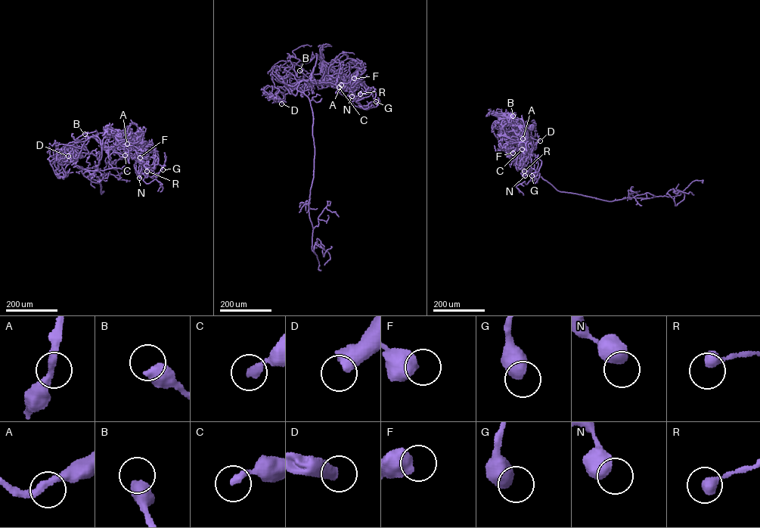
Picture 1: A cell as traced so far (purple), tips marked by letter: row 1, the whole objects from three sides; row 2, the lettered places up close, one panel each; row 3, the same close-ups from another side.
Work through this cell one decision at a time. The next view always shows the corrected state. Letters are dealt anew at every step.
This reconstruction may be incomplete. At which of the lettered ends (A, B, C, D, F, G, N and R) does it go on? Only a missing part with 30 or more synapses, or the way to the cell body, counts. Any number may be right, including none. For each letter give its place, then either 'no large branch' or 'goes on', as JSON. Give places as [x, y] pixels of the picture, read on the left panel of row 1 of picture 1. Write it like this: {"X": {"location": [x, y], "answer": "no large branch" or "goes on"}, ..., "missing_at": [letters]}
{"A": {"location": [127, 144], "answer": "no large branch"}, "B": {"location": [85, 134], "answer": "no large branch"}, "C": {"location": [125, 155], "answer": "no large branch"}, "D": {"location": [68, 156], "answer": "goes on"}, "F": {"location": [140, 157], "answer": "no large branch"}, "G": {"location": [162, 169], "answer": "no large branch"}, "N": {"location": [139, 178], "answer": "no large branch"}, "R": {"location": [147, 171], "answer": "no large branch"}, "missing_at": ["D"]}

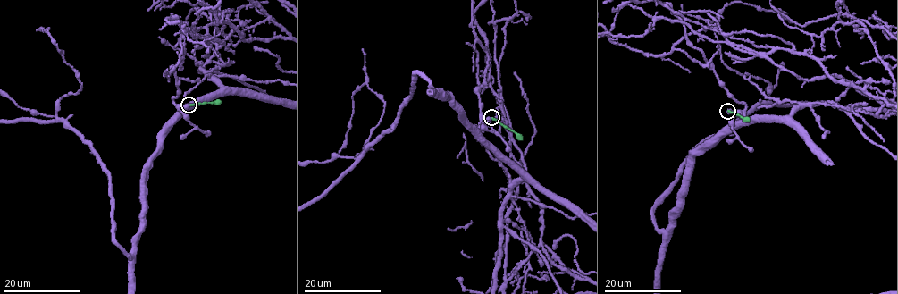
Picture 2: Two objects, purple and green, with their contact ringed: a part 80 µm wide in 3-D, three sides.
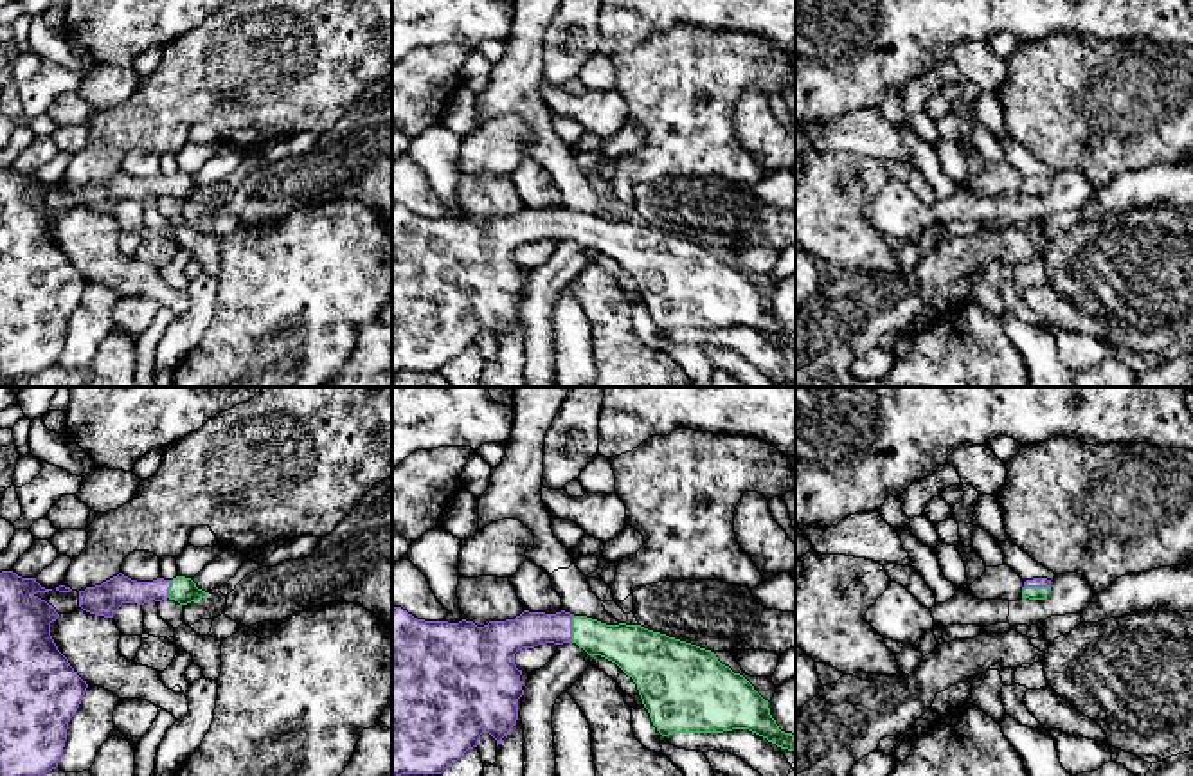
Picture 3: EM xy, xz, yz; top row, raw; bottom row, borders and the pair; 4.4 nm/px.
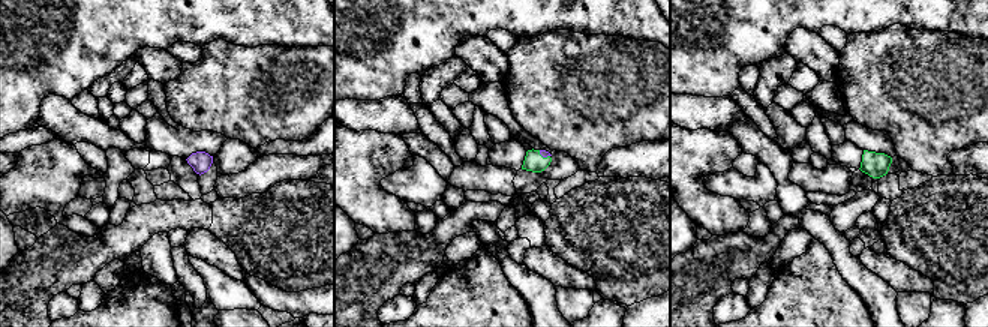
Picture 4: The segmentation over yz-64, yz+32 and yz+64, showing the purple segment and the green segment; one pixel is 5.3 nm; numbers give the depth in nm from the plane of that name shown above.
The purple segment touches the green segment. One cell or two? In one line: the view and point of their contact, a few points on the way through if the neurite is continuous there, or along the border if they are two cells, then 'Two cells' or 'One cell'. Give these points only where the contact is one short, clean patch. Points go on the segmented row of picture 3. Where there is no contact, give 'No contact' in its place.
Touches purple at yz (1035, 586). Path across: yz (1037, 582), (1035, 586), (1033, 593). One cell

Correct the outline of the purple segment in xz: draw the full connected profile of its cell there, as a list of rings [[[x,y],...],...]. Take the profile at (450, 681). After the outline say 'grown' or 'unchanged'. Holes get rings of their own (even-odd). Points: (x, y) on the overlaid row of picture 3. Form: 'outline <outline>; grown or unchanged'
outline [[[392,607],[392,776],[441,774],[468,749],[477,747],[482,733],[489,733],[498,745],[516,724],[518,699],[524,695],[522,670],[515,664],[515,654],[522,648],[534,648],[545,643],[576,643],[588,655],[601,655],[615,663],[637,684],[642,704],[662,736],[673,733],[749,729],[777,747],[795,753],[795,735],[779,729],[770,715],[768,700],[743,675],[722,664],[714,652],[696,645],[648,630],[641,625],[606,625],[565,610],[556,614],[524,610],[515,619],[489,621],[484,627],[477,627],[466,619],[459,623],[425,621],[401,607]]]; grown

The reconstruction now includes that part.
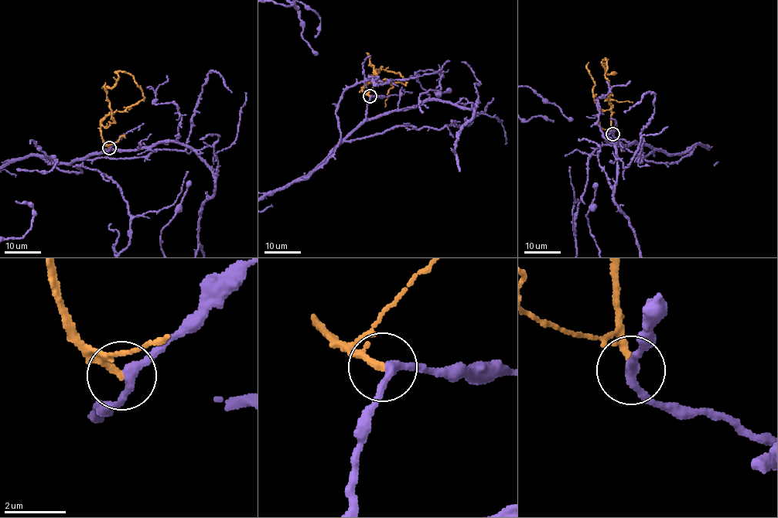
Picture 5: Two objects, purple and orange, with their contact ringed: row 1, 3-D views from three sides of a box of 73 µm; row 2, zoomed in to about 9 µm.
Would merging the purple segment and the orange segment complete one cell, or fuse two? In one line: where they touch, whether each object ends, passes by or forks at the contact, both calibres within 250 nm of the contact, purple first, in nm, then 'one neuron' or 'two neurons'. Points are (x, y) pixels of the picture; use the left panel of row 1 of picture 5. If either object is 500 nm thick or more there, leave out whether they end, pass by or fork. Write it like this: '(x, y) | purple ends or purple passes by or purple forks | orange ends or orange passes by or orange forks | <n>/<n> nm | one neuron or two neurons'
(109, 148) | purple passes by | orange ends | 280/220 nm | two neurons

